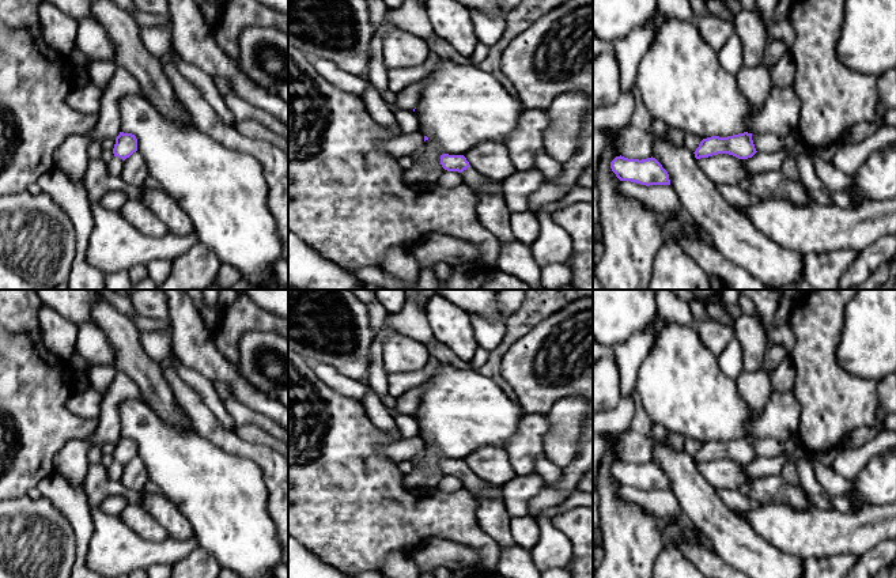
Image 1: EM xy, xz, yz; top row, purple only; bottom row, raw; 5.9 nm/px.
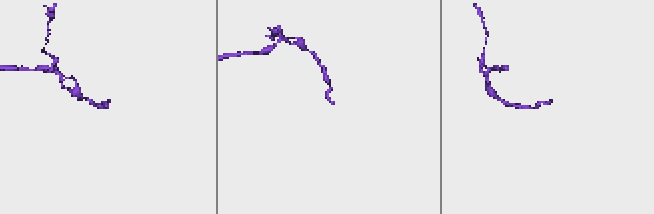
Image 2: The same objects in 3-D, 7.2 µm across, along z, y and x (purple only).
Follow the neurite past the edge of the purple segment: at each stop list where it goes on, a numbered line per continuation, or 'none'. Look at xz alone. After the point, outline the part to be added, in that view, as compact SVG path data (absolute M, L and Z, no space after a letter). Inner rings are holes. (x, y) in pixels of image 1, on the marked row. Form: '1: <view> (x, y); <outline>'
1: xz (472, 178); M472 166L464 170L461 174L464 178L464 184L468 185L475 192L484 189L489 181L484 178L480 173L477 173Z

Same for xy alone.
none

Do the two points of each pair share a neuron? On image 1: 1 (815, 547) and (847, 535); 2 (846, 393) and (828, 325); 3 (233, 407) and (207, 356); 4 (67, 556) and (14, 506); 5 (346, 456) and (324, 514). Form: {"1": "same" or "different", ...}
{"1": "same", "2": "same", "3": "different", "4": "same", "5": "same"}

